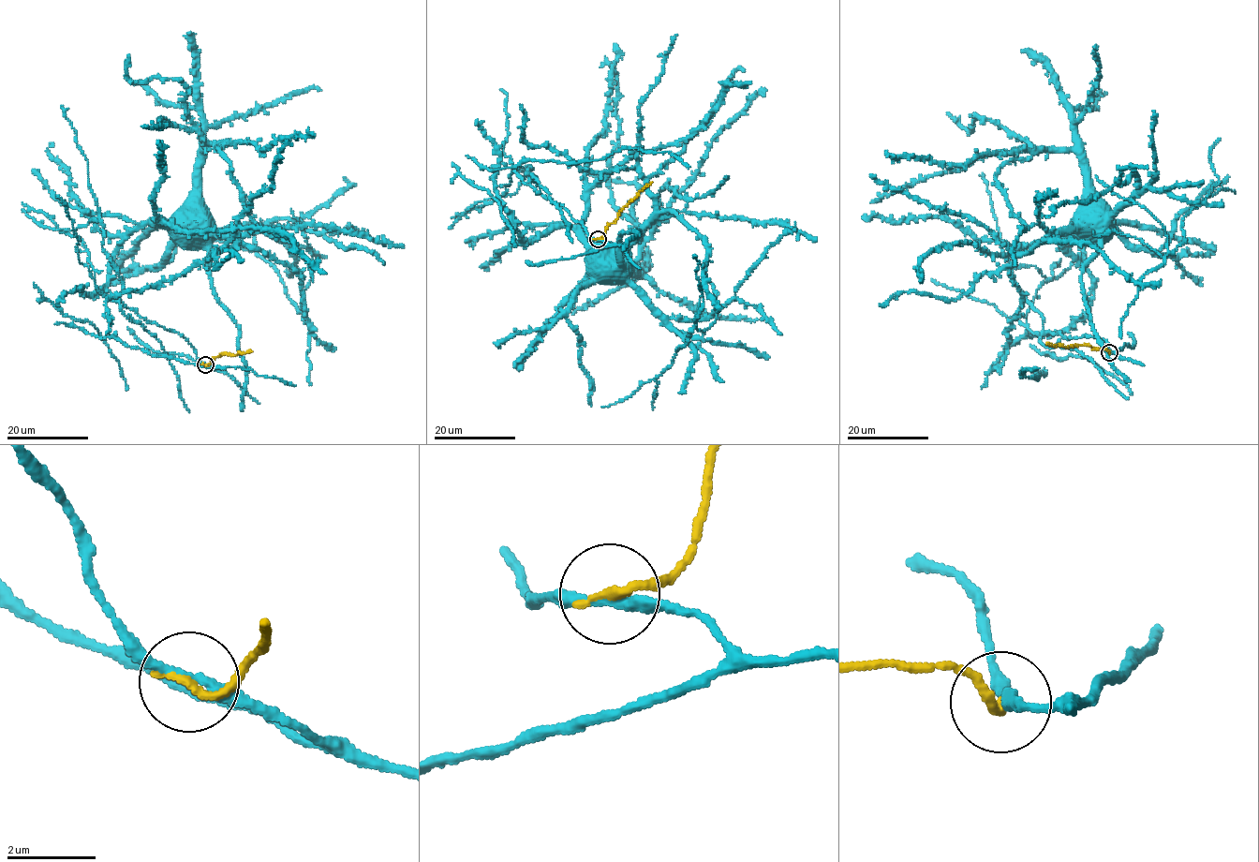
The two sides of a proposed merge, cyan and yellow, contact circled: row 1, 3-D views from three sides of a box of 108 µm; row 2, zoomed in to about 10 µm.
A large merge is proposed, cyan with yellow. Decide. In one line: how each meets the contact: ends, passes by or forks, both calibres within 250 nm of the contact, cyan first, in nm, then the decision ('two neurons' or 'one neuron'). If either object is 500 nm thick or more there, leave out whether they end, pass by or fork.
cyan passes by; yellow ends; calibres 200 and 200 nm; two neurons

